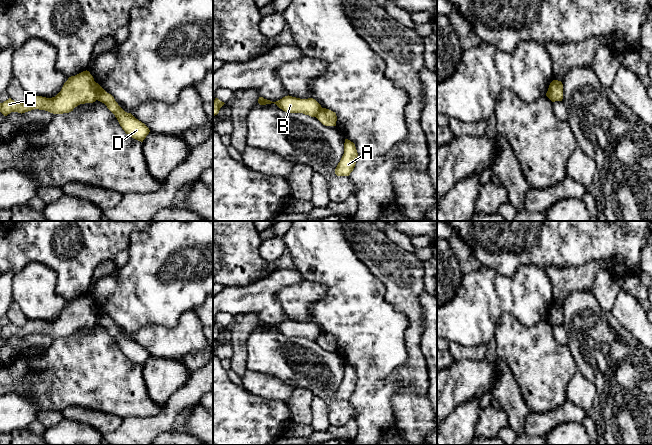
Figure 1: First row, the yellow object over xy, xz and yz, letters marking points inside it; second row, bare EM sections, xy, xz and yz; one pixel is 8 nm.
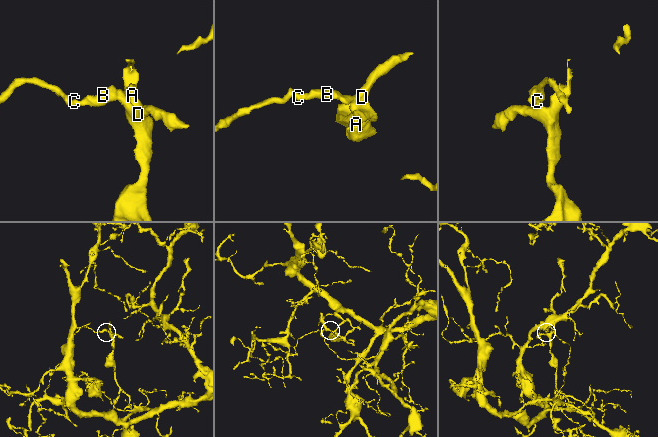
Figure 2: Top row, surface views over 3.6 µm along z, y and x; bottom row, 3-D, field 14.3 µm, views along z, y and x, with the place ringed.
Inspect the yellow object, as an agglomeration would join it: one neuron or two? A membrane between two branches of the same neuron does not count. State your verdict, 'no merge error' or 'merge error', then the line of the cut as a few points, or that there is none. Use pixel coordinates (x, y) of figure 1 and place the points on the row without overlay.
merge error; cut in xy along (94, 306), (96, 323)

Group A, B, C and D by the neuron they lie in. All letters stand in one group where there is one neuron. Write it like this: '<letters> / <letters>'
A D / B C

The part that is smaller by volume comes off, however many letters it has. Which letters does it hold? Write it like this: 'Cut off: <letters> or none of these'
Cut off: A, D

